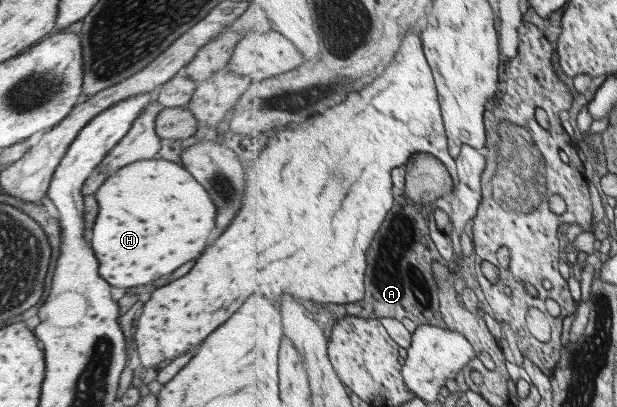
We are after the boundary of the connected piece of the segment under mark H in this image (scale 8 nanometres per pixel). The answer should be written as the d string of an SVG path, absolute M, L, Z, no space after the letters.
M162 158L135 161L117 169L101 183L93 198L97 202L97 217L89 241L99 263L99 275L113 287L137 287L161 275L169 275L205 249L207 237L215 225L215 207L207 191L181 164Z

